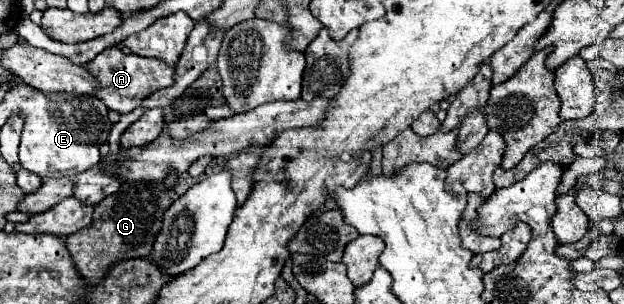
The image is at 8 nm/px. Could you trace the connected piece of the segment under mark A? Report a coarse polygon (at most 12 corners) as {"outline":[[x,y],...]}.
{"outline":[[102,51],[84,67],[96,97],[128,113],[174,83],[162,59]]}

